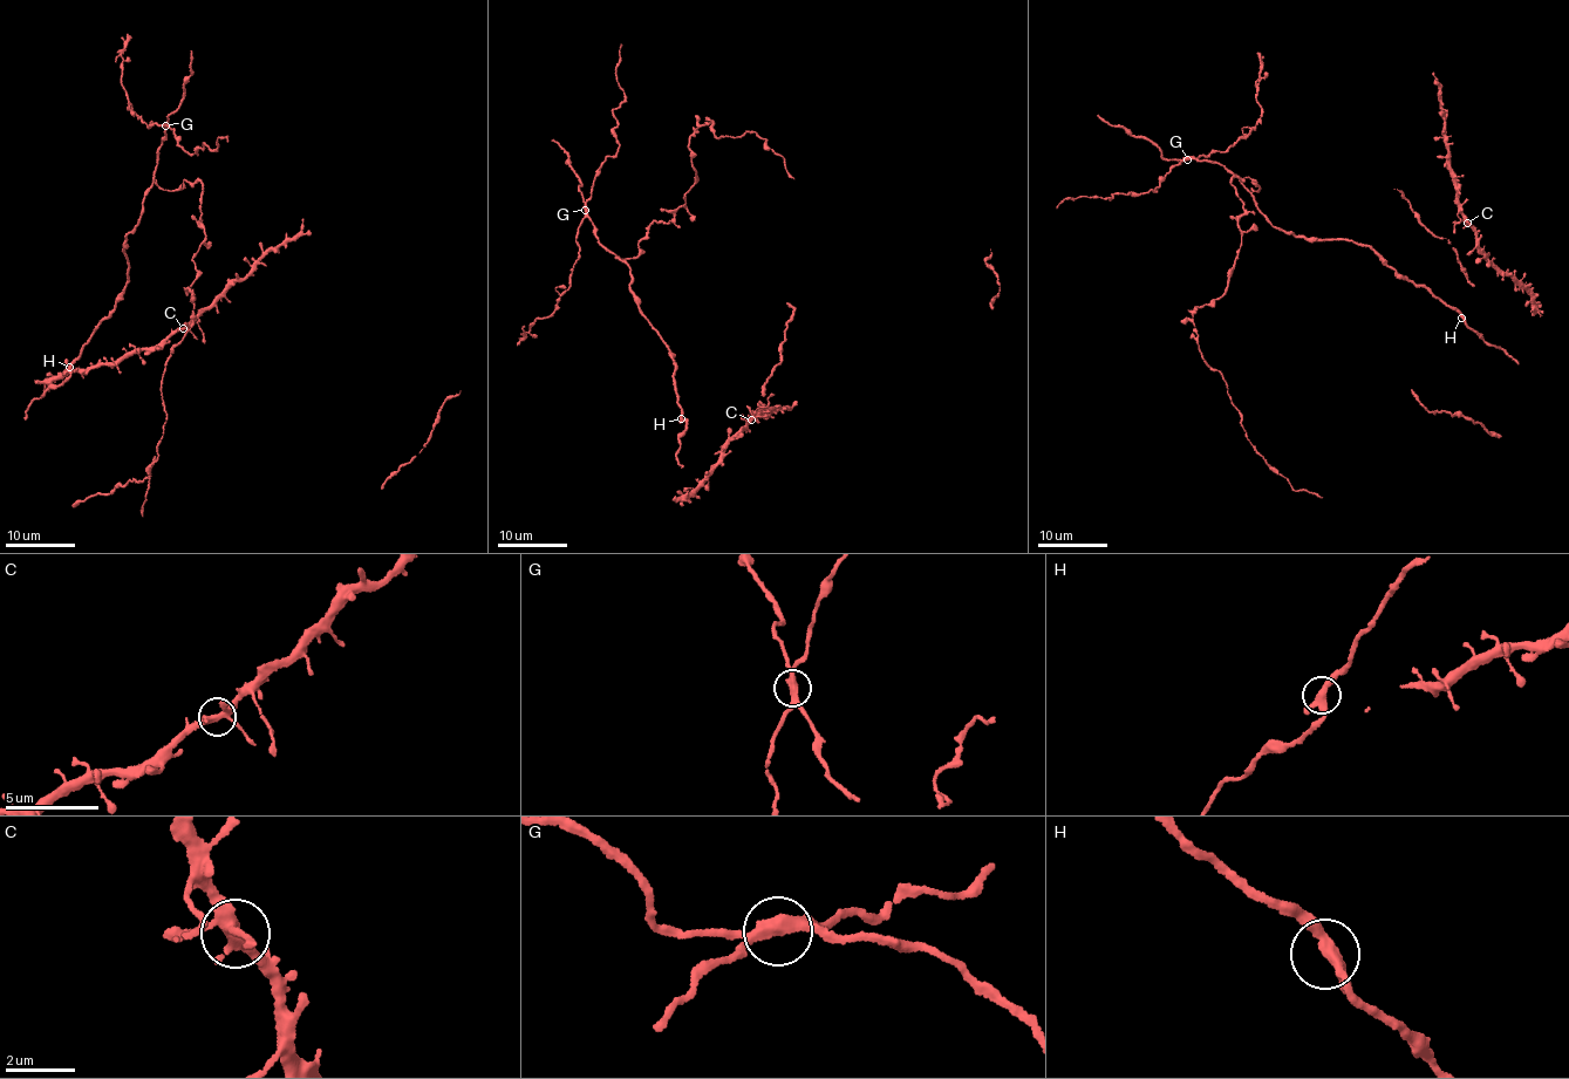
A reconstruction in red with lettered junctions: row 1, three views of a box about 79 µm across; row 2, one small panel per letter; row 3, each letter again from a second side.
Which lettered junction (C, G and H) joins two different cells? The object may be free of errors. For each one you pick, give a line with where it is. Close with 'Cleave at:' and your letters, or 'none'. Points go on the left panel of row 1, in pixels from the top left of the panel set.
G: place (165, 125)
Cleave at: G

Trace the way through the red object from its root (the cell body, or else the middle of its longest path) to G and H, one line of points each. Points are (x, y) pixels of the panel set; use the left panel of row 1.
G: (91, 334), (108, 316), (128, 282), (127, 233), (138, 223), (145, 192), (166, 136), (165, 125)
H: (91, 334), (69, 367)

